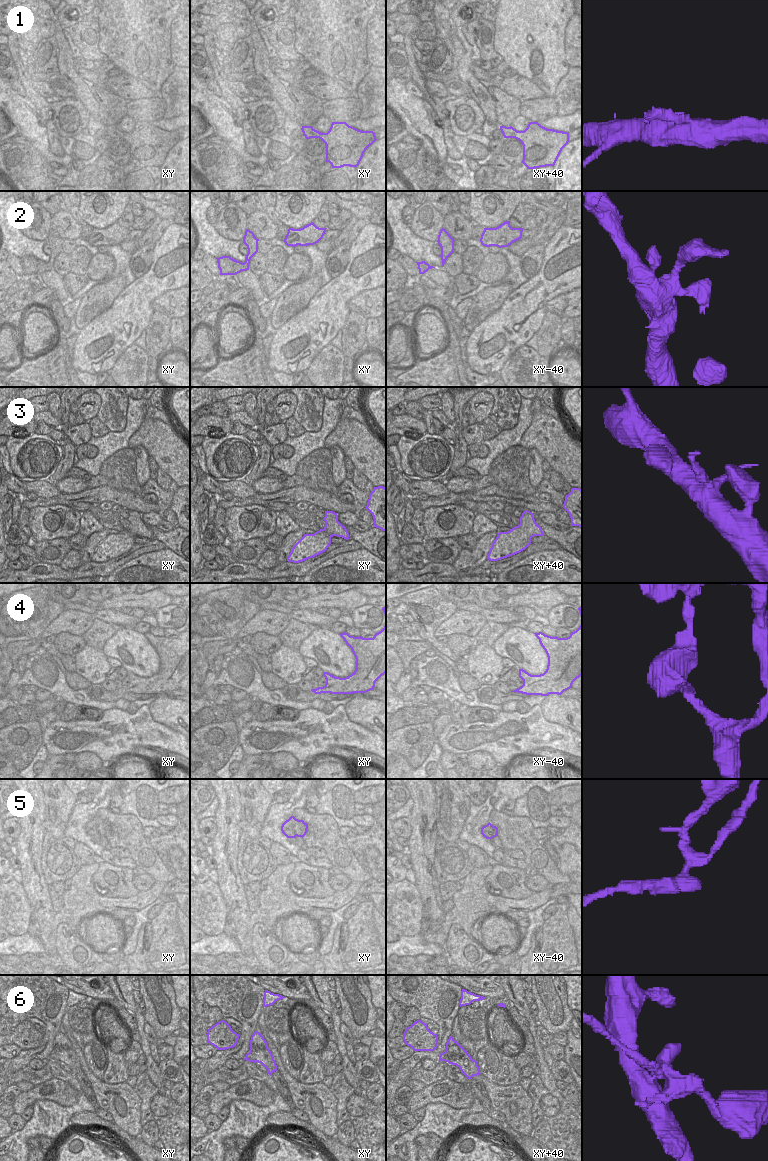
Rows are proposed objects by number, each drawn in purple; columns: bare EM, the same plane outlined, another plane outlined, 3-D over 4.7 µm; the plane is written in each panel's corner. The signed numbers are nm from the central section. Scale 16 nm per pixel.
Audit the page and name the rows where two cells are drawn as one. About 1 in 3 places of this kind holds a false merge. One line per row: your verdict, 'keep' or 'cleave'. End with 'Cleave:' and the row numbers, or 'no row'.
1: keep
2: keep
3: keep
4: keep
5: cleave
6: cleave
Cleave: 5, 6

